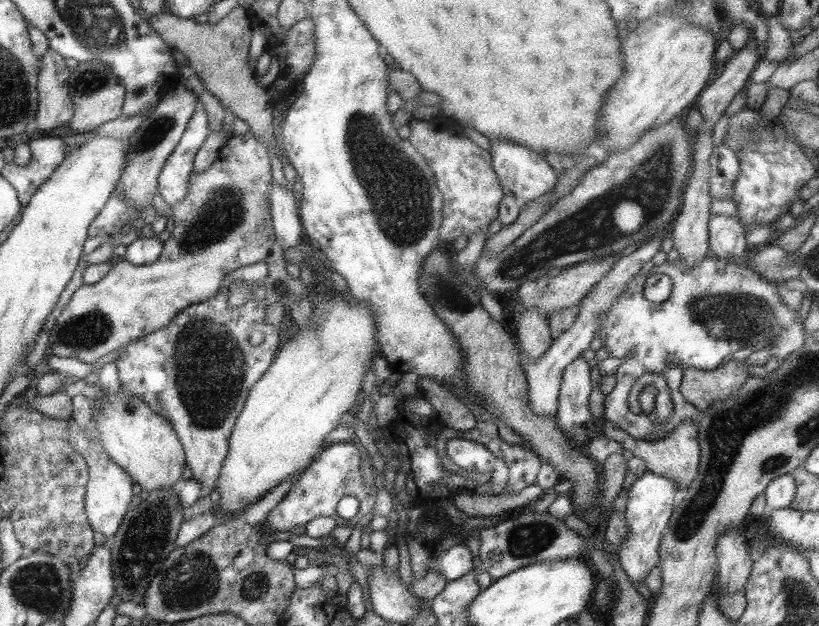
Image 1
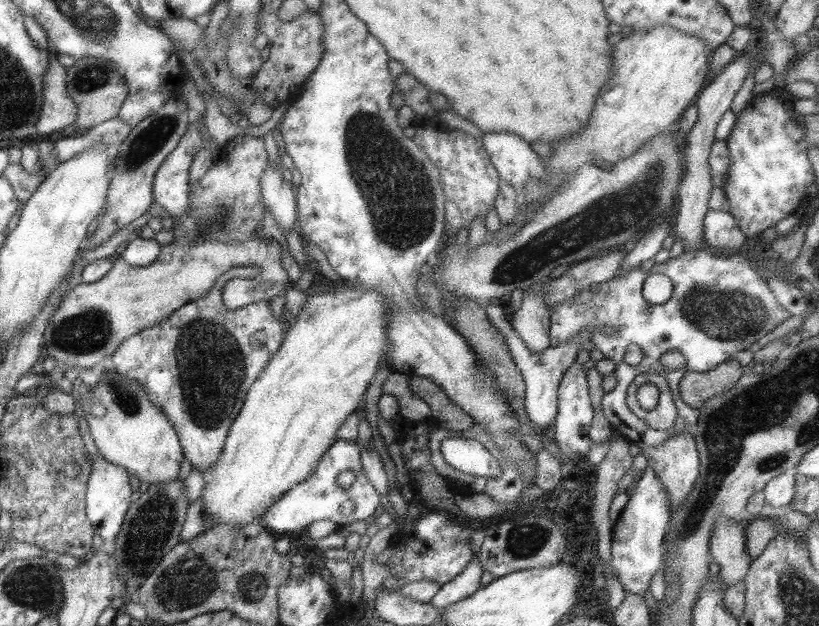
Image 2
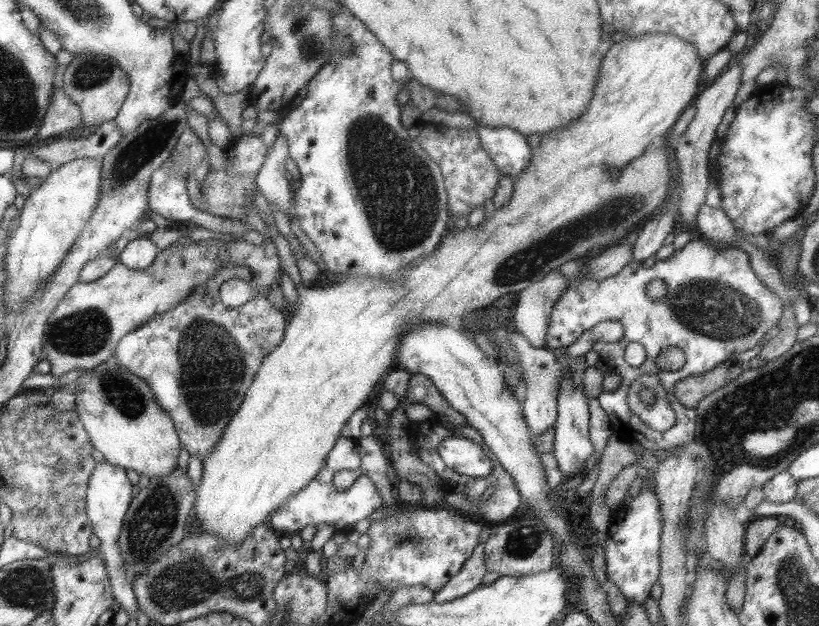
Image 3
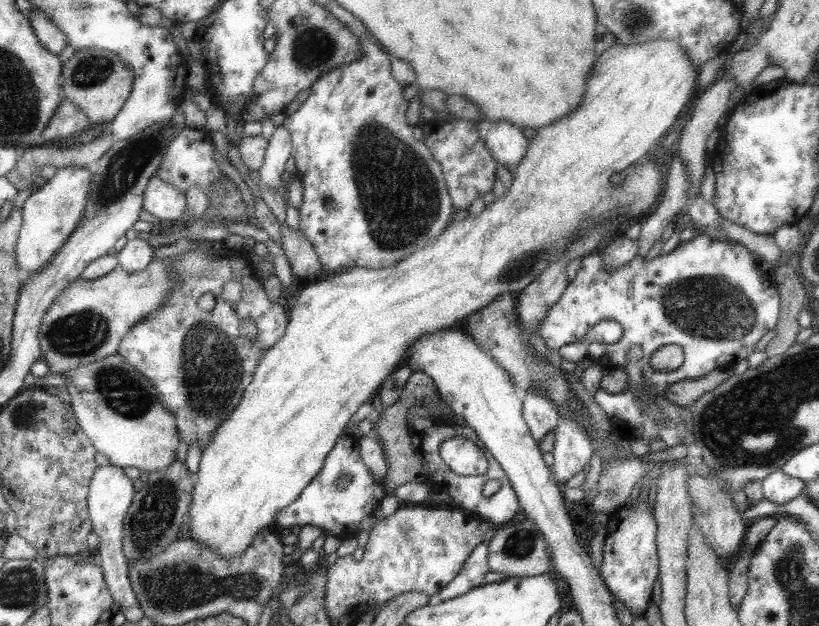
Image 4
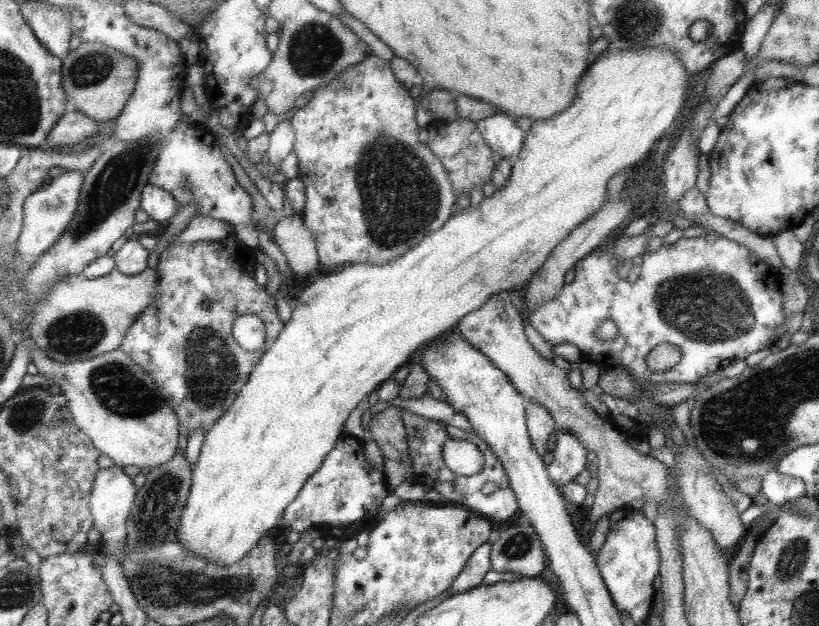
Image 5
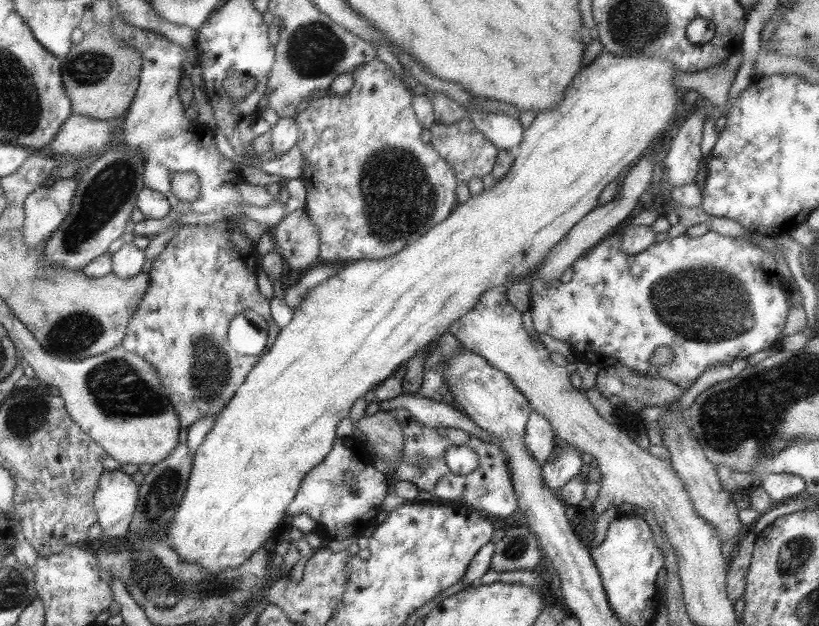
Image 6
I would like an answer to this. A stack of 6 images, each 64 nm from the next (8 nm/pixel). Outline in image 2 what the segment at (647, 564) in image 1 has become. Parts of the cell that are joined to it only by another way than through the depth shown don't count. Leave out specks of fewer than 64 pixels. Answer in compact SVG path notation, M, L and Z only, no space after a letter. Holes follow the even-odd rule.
M647 466L641 476L635 476L635 486L631 486L629 500L621 512L619 522L613 530L613 542L609 548L609 570L613 578L621 584L623 592L629 592L633 596L643 596L649 590L651 578L665 562L663 558L663 538L669 528L671 518L671 502L663 488L663 484L657 480L655 472Z

